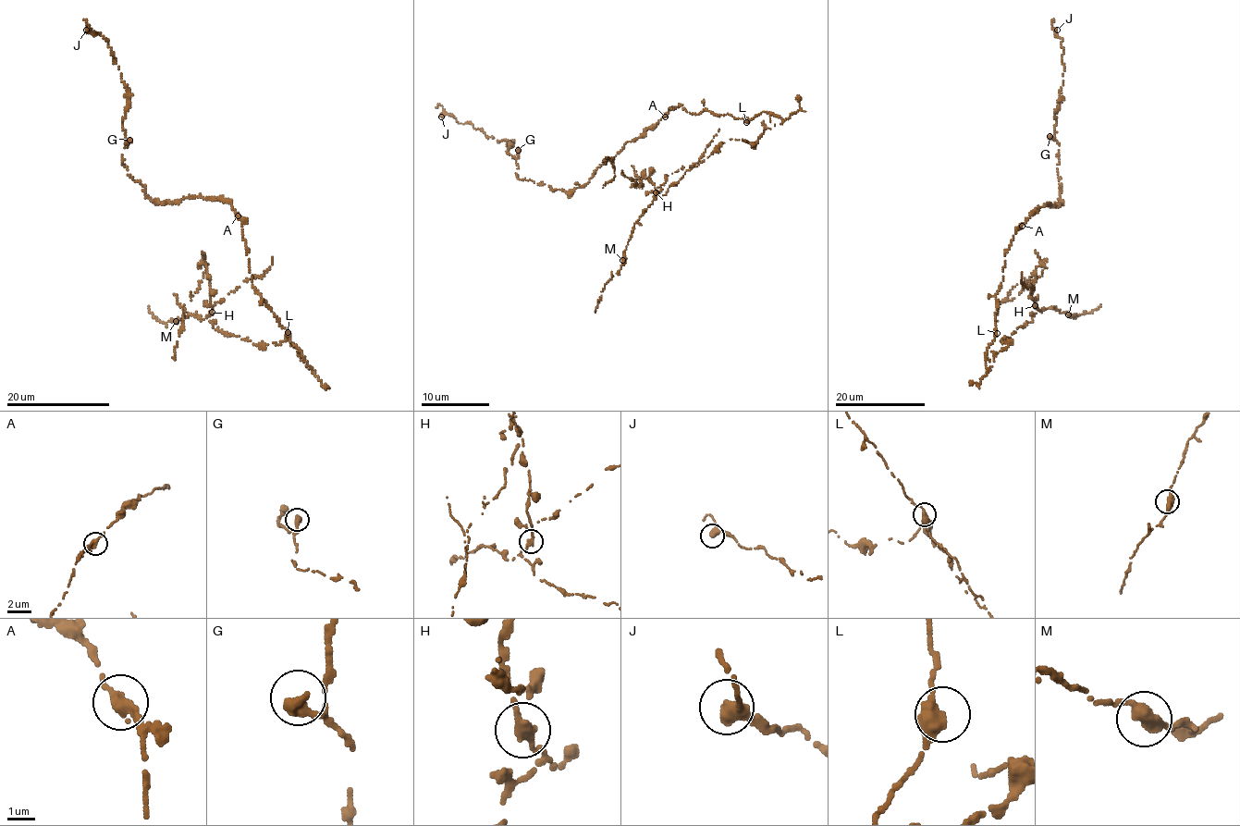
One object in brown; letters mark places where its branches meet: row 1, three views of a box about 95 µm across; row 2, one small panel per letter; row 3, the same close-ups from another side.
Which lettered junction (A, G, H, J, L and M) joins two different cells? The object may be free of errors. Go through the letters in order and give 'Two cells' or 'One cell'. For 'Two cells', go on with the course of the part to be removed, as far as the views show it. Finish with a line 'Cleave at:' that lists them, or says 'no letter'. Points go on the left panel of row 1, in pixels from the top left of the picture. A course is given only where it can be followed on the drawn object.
A: One cell
G: One cell
H: Two cells. Course of the part to remove: (212, 313), (210, 282), (205, 264), (198, 290), (184, 308), (182, 328), (182, 308), (174, 293)
J: One cell
L: One cell
M: One cell
Cleave at: H

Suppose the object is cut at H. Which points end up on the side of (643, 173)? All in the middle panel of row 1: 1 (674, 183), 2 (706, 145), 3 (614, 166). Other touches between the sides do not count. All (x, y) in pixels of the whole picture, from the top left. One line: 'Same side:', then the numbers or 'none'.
Same side: 2, 3

